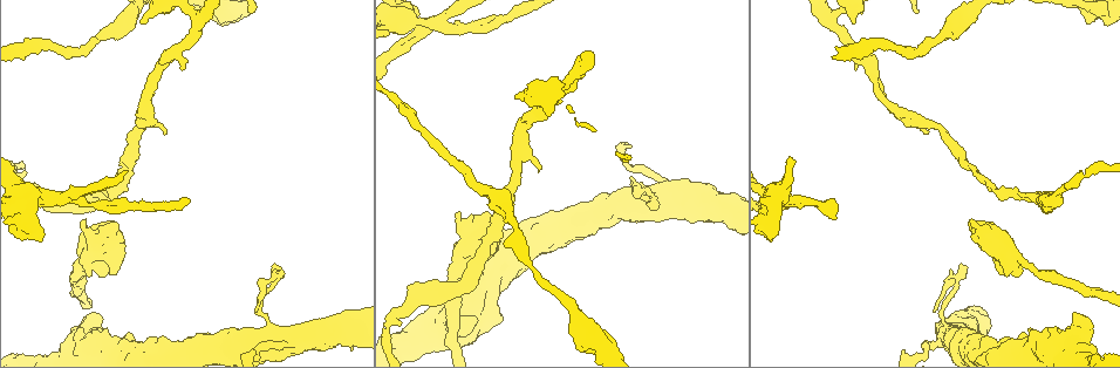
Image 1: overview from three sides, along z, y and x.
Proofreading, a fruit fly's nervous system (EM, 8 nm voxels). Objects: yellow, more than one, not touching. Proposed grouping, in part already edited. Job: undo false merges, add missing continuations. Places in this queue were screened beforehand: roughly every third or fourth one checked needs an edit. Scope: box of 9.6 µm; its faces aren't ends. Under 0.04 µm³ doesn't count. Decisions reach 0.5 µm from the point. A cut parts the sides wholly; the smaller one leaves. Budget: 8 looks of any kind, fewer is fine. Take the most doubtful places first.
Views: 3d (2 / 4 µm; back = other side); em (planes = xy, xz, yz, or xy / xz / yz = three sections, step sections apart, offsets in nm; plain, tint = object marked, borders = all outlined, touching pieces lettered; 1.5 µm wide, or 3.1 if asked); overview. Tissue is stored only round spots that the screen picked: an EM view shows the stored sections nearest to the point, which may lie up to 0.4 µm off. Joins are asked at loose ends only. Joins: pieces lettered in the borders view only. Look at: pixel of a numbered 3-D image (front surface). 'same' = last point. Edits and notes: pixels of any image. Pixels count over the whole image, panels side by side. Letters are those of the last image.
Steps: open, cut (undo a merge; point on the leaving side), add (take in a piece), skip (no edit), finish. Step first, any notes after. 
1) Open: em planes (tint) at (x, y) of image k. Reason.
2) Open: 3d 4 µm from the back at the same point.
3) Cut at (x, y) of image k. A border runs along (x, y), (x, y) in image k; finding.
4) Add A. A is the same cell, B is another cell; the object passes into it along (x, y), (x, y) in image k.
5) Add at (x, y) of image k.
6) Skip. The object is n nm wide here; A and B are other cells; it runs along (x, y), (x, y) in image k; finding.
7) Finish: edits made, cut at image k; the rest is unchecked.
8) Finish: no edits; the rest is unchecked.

Open: em 3.1 µm planes (borders) at (287, 338) of image 1. Thick turns thin.

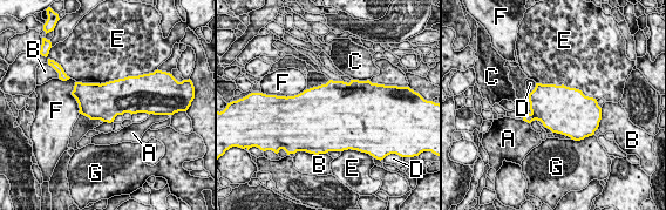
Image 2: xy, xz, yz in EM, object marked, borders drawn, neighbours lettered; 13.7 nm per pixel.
Skip. The object is 650 nm wide here; A, B, C, D, E, F and G are other cells; all the same cell.

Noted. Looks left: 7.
Open: em planes (borders) at (83, 220) of image 1. An open end.

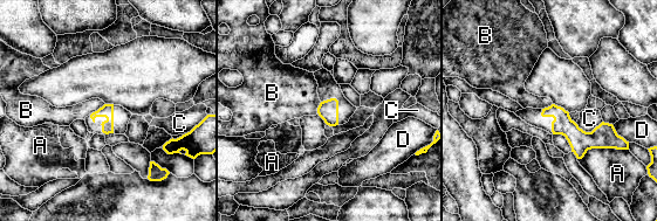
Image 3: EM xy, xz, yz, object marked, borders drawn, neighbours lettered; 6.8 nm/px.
Skip. A, B, C and D are other cells; a border runs along (104, 103), (90, 115) in image 3; none of them fits.

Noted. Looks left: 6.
Open: 3d 2 µm at (445, 21) of image 1. Side arm on a straight run.

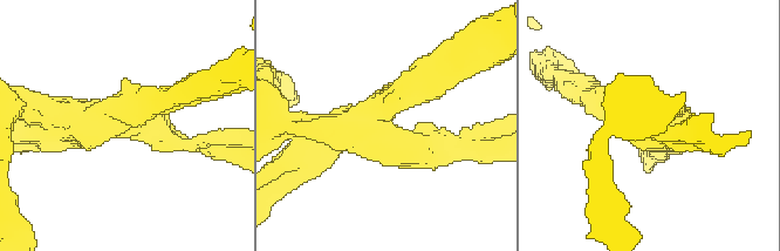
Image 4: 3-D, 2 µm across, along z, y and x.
Open: em planes (borders) at (375, 126) of image 4.

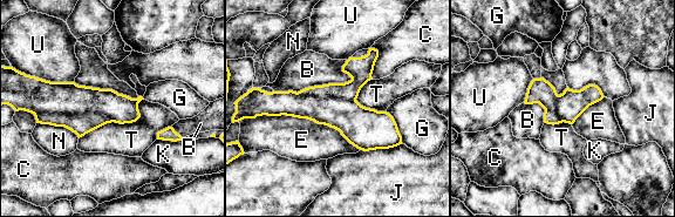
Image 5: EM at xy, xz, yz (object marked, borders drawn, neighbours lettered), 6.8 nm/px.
Cut at (81, 123) of image 5. B, C, E, G, J, K, N, T and U are other cells; the part that leaves runs along (374, 52), (346, 90), (302, 93) in image 5; two cells meet here.

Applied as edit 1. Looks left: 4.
Finish: edits made, cut at image 5; the rest is unchecked.

